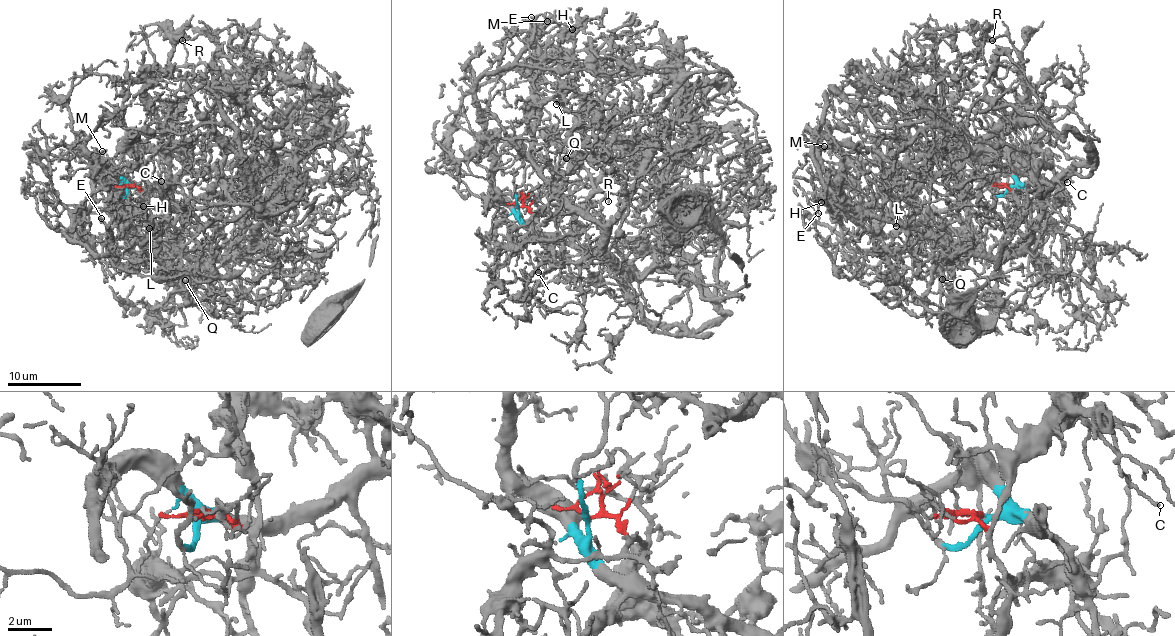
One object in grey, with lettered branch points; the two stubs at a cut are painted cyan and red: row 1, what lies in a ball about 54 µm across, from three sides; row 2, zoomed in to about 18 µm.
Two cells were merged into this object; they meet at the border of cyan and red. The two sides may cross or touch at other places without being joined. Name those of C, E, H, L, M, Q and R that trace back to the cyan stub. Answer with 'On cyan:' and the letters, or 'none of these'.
On cyan: E

